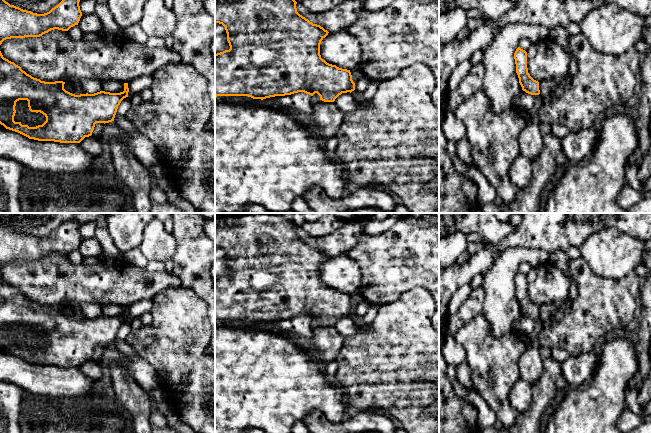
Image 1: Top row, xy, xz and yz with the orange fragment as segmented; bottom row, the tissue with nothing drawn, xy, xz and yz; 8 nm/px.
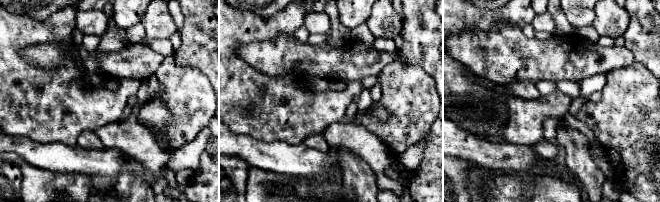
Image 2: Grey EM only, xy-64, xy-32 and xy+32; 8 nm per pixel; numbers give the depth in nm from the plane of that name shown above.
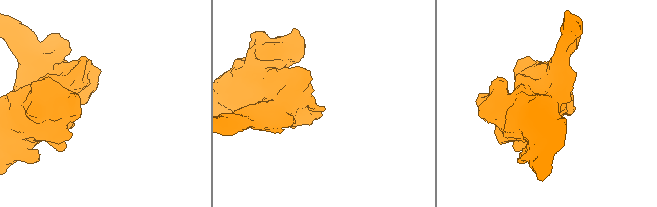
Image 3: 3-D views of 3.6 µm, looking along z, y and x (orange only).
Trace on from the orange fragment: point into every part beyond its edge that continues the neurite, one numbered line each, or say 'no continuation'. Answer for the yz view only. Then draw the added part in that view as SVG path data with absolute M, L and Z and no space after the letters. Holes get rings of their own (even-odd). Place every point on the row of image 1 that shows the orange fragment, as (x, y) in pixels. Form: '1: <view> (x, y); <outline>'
no continuation

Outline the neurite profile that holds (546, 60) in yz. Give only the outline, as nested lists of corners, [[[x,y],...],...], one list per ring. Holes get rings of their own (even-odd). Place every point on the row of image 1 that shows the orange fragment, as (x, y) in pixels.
[[[551,37],[532,43],[526,52],[528,73],[538,82],[565,76],[569,71],[570,55]]]

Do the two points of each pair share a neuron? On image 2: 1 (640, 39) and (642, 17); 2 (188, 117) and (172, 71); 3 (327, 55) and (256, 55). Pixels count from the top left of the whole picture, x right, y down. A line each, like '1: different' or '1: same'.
1: same
2: same
3: same

